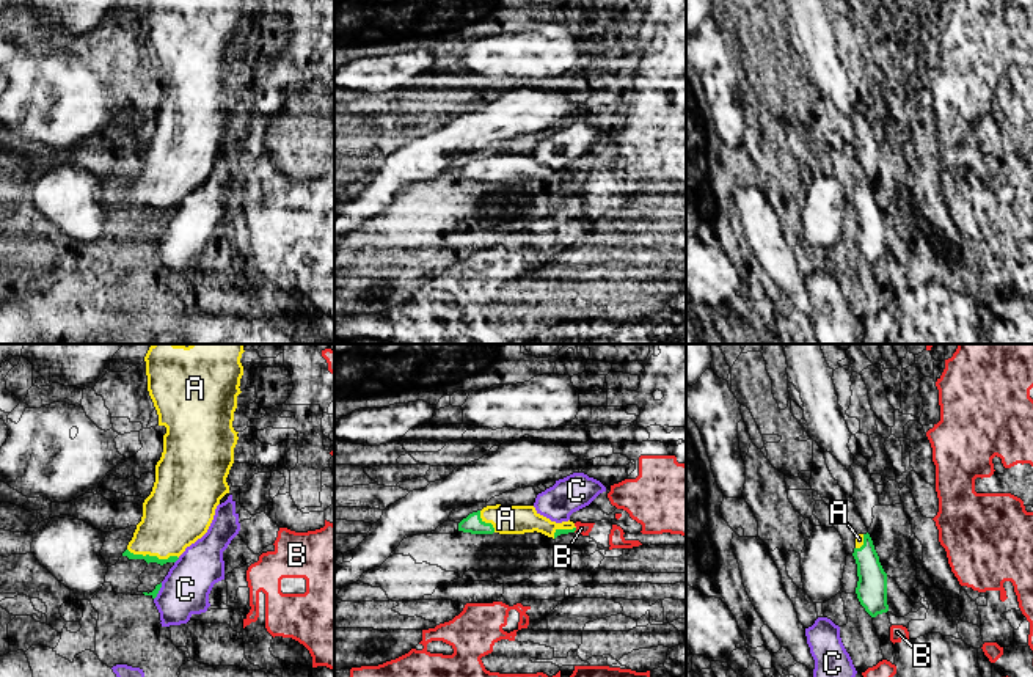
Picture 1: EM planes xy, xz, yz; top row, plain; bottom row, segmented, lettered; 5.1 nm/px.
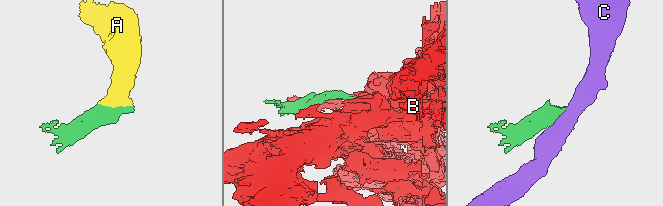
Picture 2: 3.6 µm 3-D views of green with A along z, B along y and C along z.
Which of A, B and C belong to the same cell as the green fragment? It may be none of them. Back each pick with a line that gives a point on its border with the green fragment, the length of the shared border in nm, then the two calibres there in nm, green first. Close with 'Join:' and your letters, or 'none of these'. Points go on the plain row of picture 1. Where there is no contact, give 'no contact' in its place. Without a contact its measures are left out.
A: xy (153, 204) | 260 nm | 40/340 nm
Join: A

